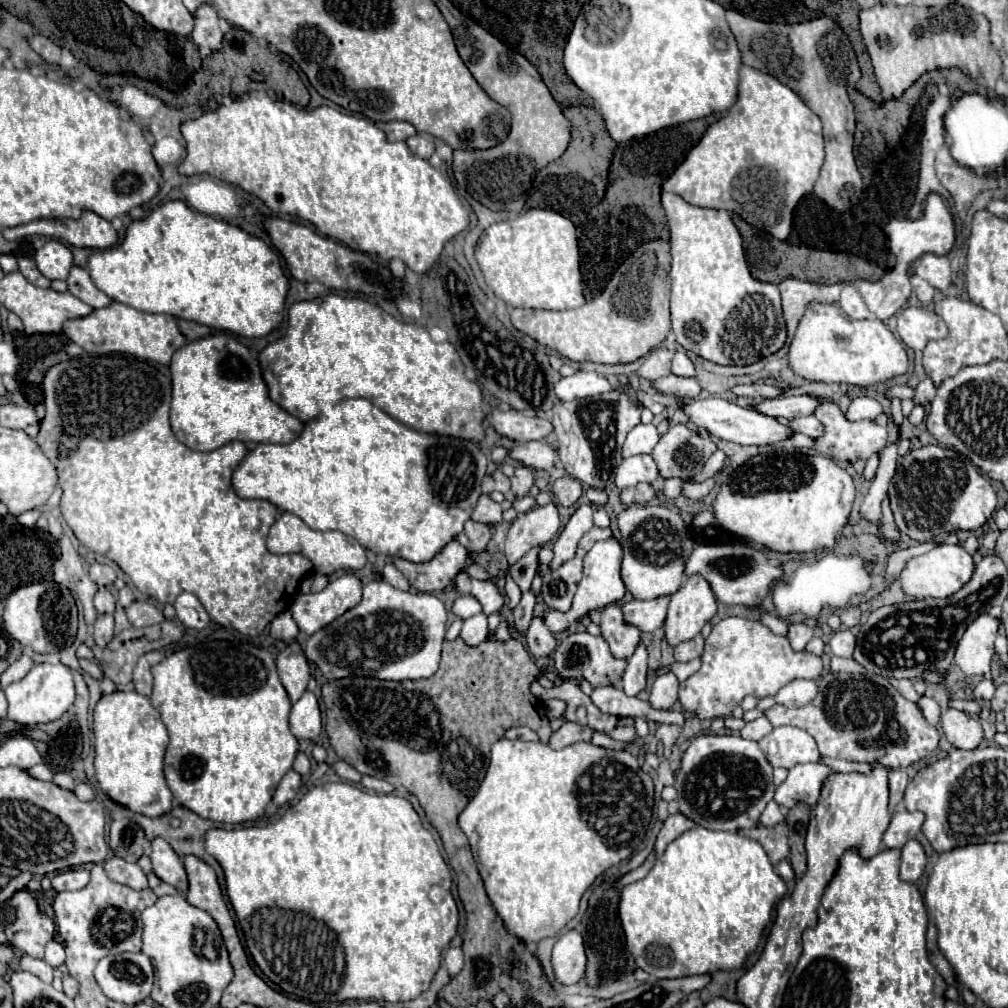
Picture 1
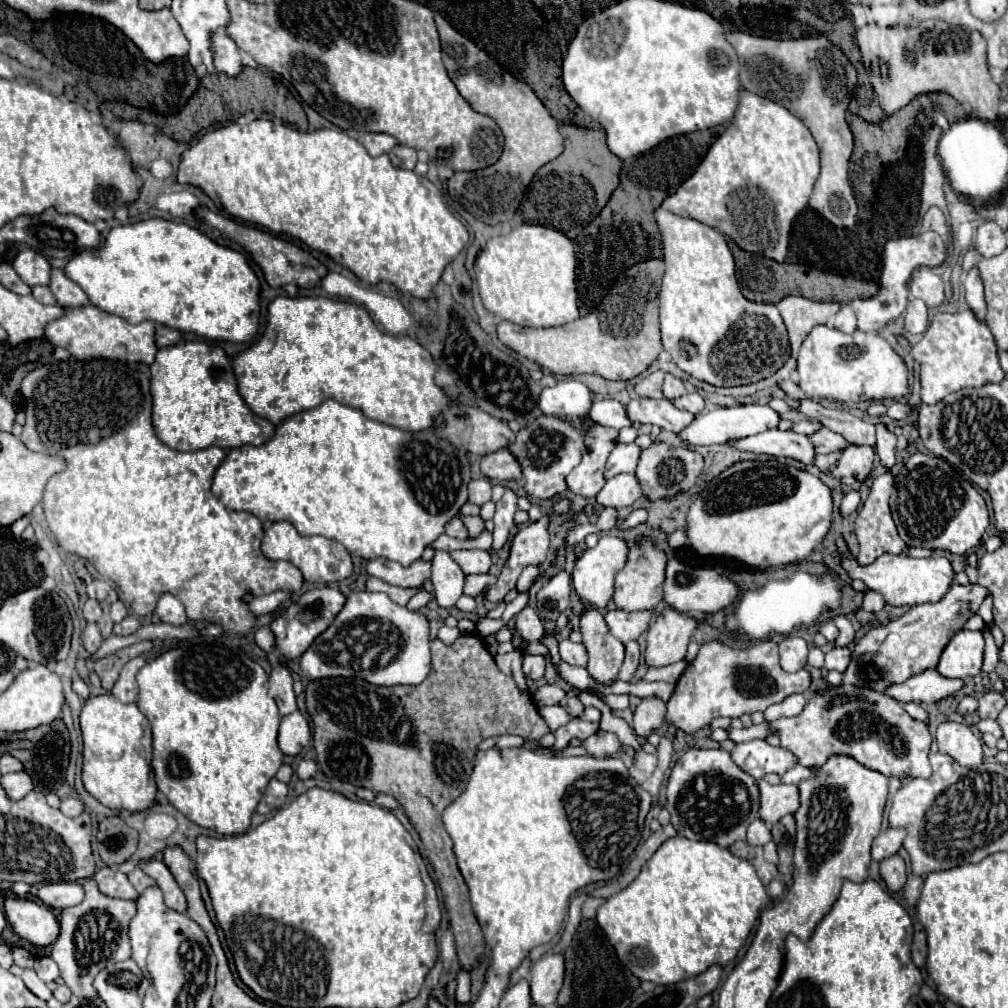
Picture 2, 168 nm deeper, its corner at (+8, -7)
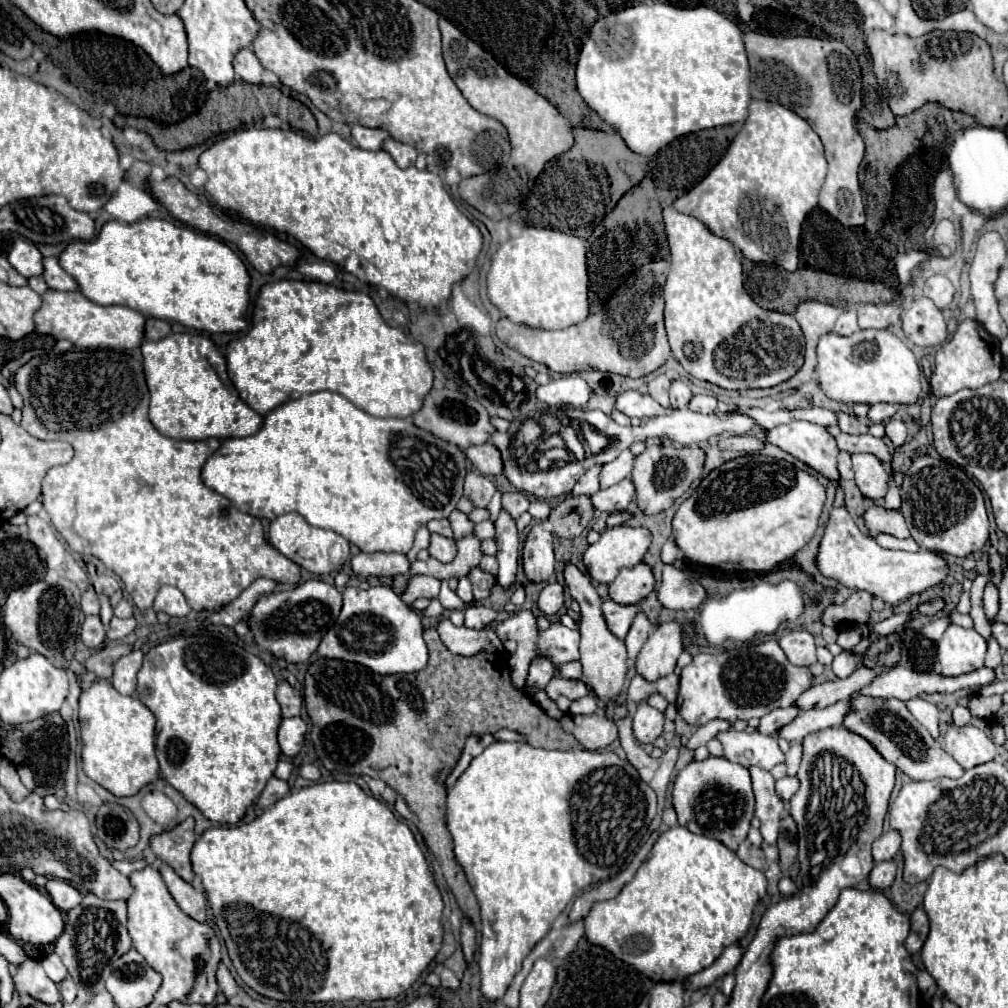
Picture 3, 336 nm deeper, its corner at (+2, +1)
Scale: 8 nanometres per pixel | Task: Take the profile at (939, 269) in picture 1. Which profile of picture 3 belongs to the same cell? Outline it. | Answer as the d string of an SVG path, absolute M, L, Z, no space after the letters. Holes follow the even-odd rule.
M932 275L924 283L924 295L930 297L938 305L938 309L944 309L952 303L954 287L952 287L952 283L948 281L946 275Z

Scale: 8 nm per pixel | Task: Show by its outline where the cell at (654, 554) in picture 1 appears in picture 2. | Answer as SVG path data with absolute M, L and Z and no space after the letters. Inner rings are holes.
M642 539L636 543L636 547L630 547L628 563L626 567L616 575L616 591L612 601L622 611L642 611L642 609L654 609L662 601L662 587L664 587L664 567L666 567L666 555L648 539Z

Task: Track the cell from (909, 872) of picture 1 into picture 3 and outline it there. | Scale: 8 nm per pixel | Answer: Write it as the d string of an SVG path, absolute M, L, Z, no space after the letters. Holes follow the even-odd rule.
M882 861L882 863L876 863L872 873L870 873L870 887L888 891L892 887L894 879L896 879L896 863L894 861Z

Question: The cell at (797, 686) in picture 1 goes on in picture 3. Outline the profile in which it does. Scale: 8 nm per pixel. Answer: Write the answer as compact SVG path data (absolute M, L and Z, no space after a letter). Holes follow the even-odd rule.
M796 705L778 707L778 709L766 713L766 715L760 719L758 731L764 733L764 735L774 735L774 729L780 729L782 725L786 725L786 721L792 721L798 713L800 713L800 709L798 709Z

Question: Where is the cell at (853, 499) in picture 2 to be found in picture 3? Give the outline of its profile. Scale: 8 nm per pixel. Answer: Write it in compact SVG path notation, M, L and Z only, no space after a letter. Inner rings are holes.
M846 505L830 511L830 521L820 543L818 569L824 577L832 577L850 589L870 591L874 597L880 597L886 603L900 603L910 595L936 587L950 573L948 561L938 551L924 549L918 553L908 553L880 547L872 537L860 533Z

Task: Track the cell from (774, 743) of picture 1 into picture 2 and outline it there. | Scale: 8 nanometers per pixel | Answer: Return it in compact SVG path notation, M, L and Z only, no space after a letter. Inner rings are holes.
M754 739L748 743L738 743L732 749L730 757L732 757L732 761L736 761L736 765L740 769L744 769L756 781L768 773L784 775L788 769L792 769L796 765L796 757L790 751L786 751L782 747L772 747L760 739Z

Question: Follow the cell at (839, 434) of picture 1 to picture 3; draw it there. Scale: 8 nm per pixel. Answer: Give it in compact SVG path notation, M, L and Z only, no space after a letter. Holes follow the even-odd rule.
M856 453L852 455L852 465L858 489L874 501L882 499L888 489L888 473L884 463L872 453Z

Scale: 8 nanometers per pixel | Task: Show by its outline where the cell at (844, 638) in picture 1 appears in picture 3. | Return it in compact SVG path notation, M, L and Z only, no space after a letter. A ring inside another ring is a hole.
M842 651L840 655L834 657L832 663L832 671L836 673L836 677L848 677L854 669L856 669L856 655L852 655L850 651Z

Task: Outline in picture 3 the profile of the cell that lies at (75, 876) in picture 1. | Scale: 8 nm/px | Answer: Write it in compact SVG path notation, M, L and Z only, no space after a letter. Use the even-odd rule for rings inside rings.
M50 879L46 883L46 891L50 893L52 903L62 911L70 911L74 905L82 901L82 893L64 879Z

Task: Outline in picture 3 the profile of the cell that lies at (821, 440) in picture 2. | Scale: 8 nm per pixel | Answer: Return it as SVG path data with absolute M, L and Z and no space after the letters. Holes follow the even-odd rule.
M840 433L836 437L838 449L846 451L846 453L874 453L880 461L890 463L890 453L888 447L884 445L882 439L872 437L870 433L866 435L848 435L848 433Z

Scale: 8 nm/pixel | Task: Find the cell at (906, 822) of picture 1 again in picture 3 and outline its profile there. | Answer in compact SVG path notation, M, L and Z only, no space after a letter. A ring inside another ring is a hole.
M890 829L886 833L882 833L874 843L872 843L872 855L874 855L874 863L880 863L880 861L890 861L894 859L894 855L898 853L900 849L900 833Z

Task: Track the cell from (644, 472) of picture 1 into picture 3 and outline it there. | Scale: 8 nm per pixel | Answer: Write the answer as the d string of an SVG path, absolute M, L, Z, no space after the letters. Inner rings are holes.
M622 479L620 483L594 493L592 503L598 511L614 513L614 511L624 511L634 497L636 497L636 487L632 479Z

